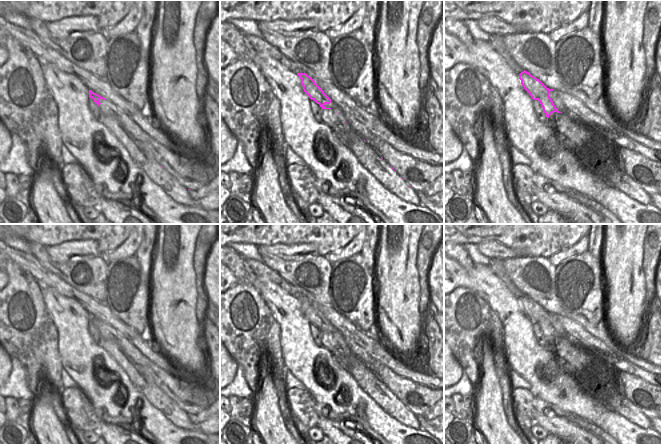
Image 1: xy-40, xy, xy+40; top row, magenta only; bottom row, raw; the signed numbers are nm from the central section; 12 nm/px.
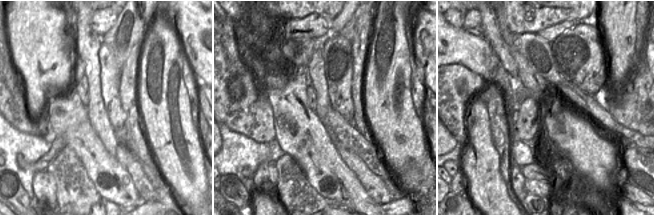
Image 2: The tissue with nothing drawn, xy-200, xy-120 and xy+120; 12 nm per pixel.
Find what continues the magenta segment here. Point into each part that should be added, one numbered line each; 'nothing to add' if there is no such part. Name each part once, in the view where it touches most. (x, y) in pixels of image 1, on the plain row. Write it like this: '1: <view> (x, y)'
1: xy+40 (551, 344)

